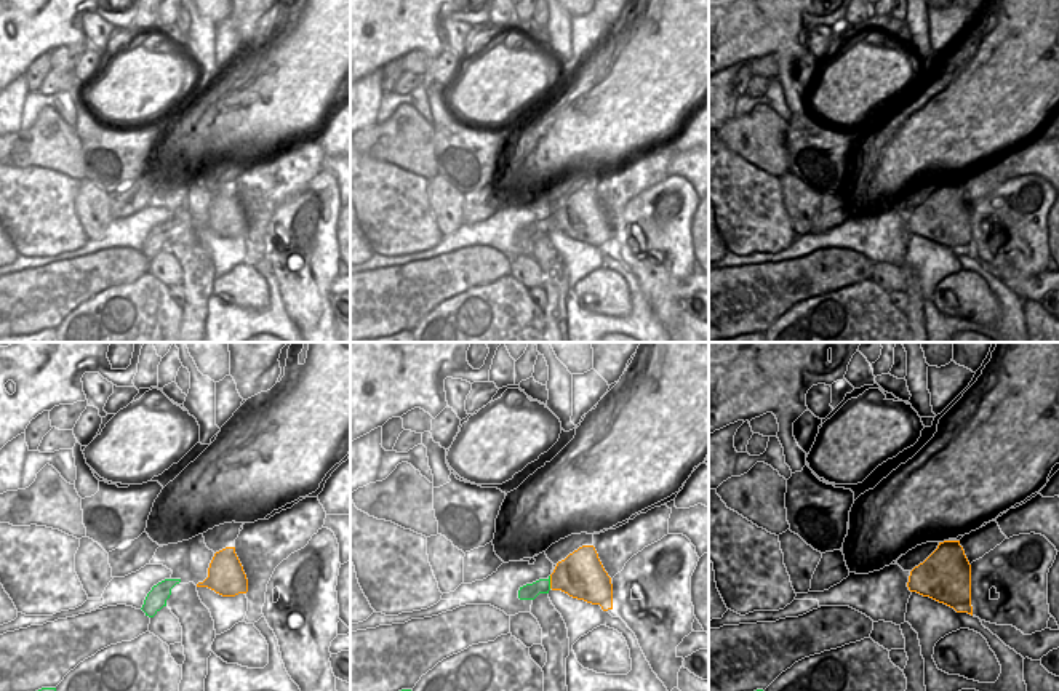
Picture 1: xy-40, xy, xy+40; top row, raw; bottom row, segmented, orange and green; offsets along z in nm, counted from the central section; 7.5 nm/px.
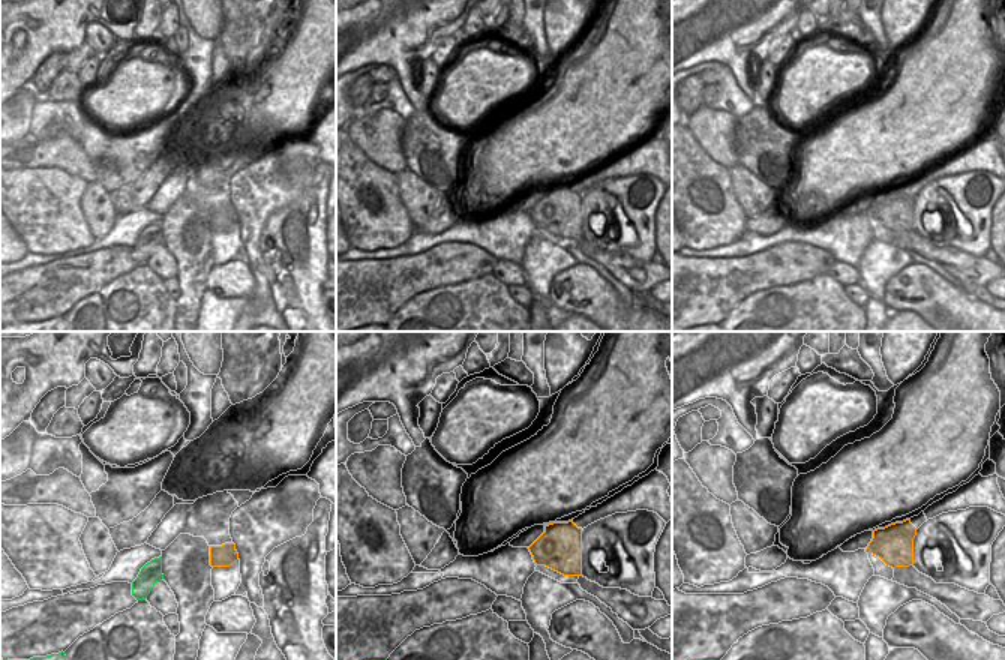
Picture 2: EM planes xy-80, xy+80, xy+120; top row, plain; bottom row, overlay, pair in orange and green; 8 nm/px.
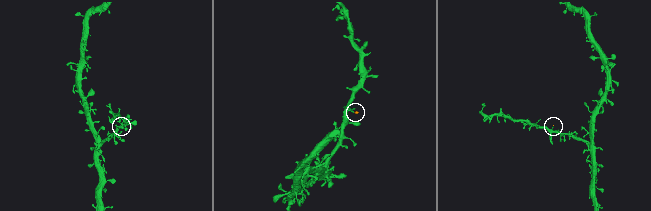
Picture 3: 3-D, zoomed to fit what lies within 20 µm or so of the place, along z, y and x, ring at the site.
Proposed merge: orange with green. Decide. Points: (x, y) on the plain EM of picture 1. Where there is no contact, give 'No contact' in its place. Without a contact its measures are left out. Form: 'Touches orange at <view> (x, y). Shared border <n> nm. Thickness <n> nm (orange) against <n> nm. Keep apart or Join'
Touches orange at xy (551, 224). Shared border 100 nm. Thickness 360 nm (orange) against 120 nm. Join

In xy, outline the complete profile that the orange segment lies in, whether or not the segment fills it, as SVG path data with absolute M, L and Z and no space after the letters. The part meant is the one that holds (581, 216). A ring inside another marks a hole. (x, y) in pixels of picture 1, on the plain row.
M582 187L558 203L547 221L520 229L520 242L534 242L539 235L561 232L573 240L613 251L613 226L593 187Z

